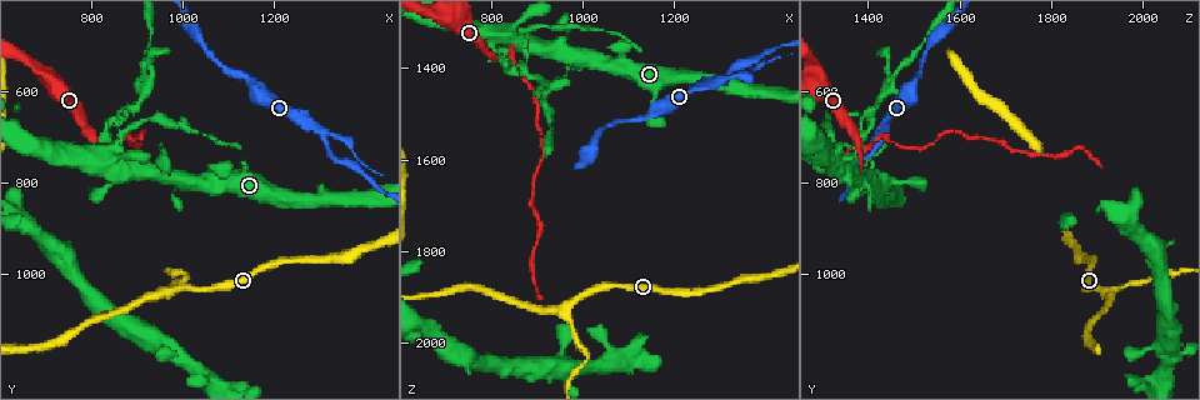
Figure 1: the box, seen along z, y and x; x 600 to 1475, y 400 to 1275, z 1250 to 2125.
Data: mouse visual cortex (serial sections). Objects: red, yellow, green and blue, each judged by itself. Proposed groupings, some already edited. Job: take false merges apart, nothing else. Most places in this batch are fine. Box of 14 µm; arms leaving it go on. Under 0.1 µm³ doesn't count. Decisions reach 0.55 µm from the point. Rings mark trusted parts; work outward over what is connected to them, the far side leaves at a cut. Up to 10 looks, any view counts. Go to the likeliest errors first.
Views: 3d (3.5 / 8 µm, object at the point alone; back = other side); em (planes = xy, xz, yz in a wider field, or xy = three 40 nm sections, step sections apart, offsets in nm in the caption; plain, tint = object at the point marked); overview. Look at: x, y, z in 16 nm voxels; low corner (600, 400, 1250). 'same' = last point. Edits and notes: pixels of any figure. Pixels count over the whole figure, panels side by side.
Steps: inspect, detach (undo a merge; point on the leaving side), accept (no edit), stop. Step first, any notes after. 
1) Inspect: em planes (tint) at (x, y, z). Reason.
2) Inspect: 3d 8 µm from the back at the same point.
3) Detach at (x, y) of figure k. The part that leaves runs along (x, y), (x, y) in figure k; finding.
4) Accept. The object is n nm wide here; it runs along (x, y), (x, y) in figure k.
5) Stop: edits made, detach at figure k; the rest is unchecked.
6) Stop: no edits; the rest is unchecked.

Inspect: 3d 3.5 µm from the back at (840, 740, 1380). Thin neck.

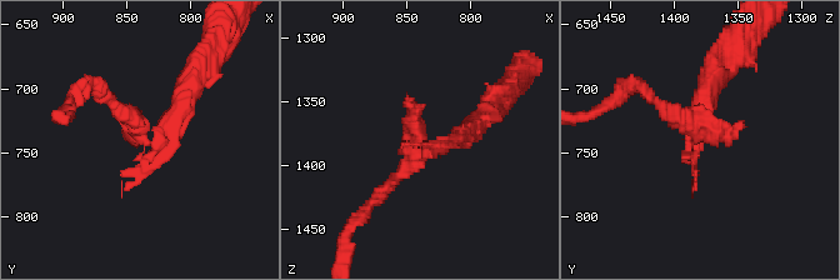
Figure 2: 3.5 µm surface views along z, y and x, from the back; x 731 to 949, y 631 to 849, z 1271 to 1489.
Inspect: em xy step 3 (tint) at (834, 740, 1384). Shape alone is not enough.

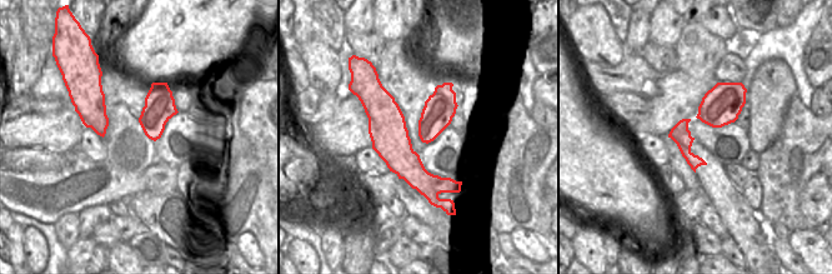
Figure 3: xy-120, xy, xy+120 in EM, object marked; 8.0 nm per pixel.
Detach at (670, 111) of figure 2. The part that leaves runs along (695, 136), (638, 83), (621, 94) in figure 2; a second cell is stuck on.

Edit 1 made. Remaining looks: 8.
Inspect: overview.

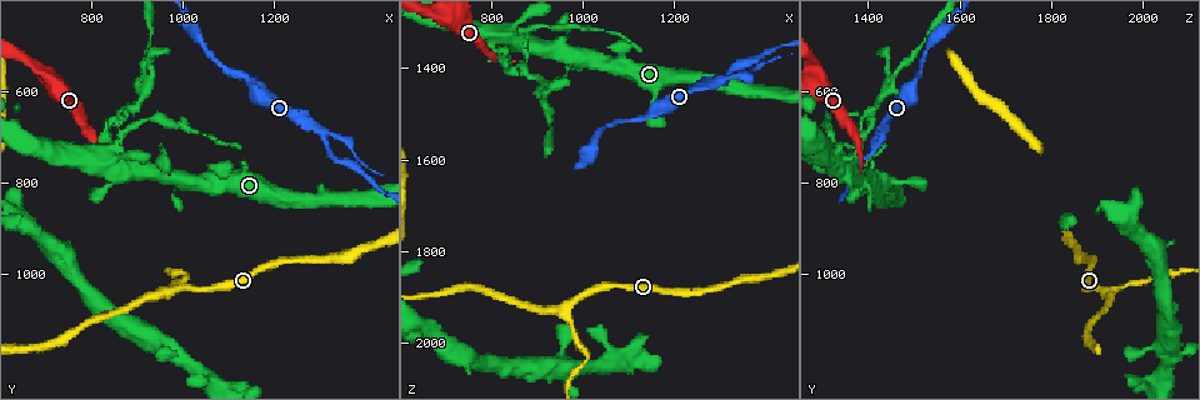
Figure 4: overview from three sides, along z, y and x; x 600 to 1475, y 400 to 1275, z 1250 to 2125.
Inspect: 3d 3.5 µm at (1305, 695, 1425). Arms part here.

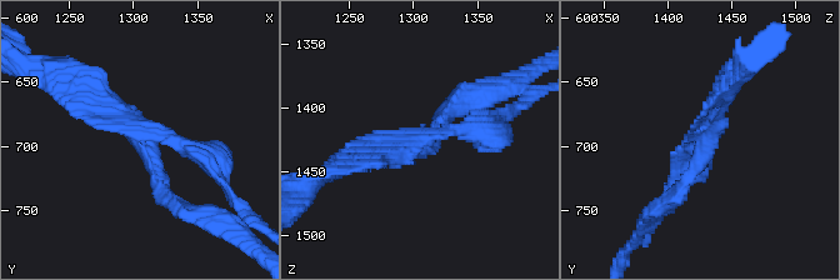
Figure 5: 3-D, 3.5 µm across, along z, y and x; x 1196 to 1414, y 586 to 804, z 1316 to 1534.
Inspect: em xy step 2 (tint) at (1302, 688, 1430).

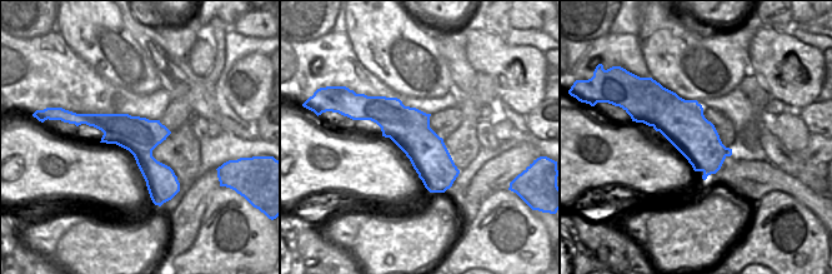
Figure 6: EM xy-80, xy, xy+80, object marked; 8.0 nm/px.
Accept. It runs along (73, 86), (138, 133), (169, 198) in figure 5; one cell here.

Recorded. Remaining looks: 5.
Inspect: 3d 3.5 µm at (955, 1035, 1925).

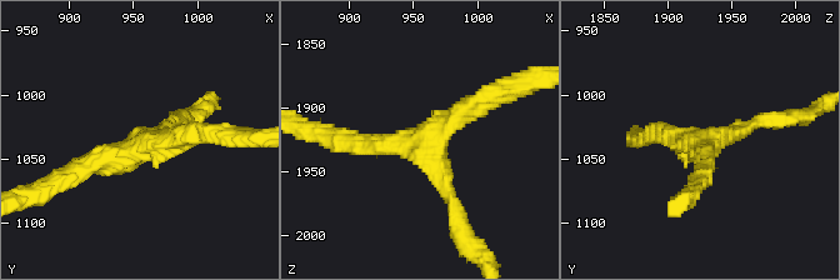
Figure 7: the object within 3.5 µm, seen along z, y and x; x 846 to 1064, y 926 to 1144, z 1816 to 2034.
Inspect: em xy step 1 (tint) at (956, 1042, 1928). Now the EM.

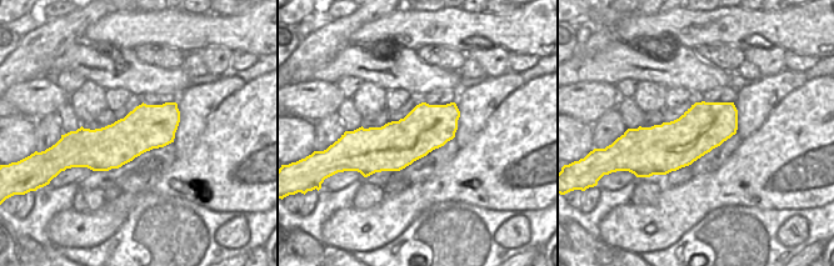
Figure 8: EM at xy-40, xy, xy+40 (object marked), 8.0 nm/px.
Accept. The arms are 200, 250, 300 nm wide; continuous, no second cell.

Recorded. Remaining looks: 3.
Inspect: 3d 8 µm from the back at (1005, 995, 2040). Abrupt turn.

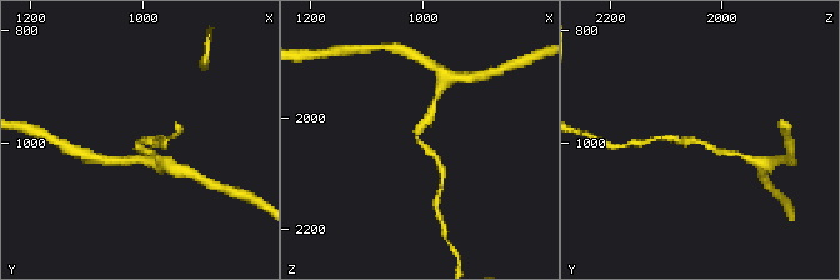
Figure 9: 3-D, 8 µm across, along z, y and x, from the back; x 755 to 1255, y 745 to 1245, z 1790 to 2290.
Inspect: em xy step 3 (tint) at (1005, 1005, 2035). The arms are 200, 200 nm wide; need the tissue.

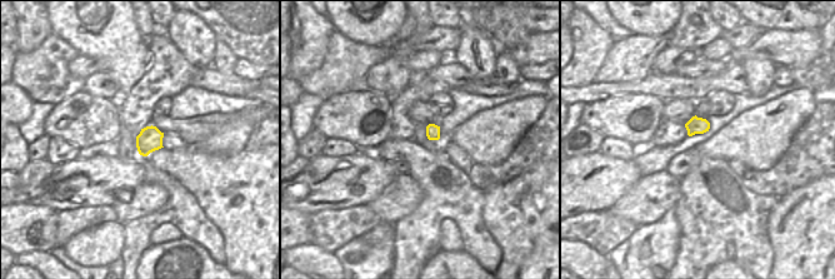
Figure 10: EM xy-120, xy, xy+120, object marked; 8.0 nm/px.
Accept. The object is 120 nm wide here; it runs along (728, 153), (674, 138) in figure 9; all the same cell.

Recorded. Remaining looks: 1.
Stop: edits made, detach at figure 2; the rest is unchecked.

